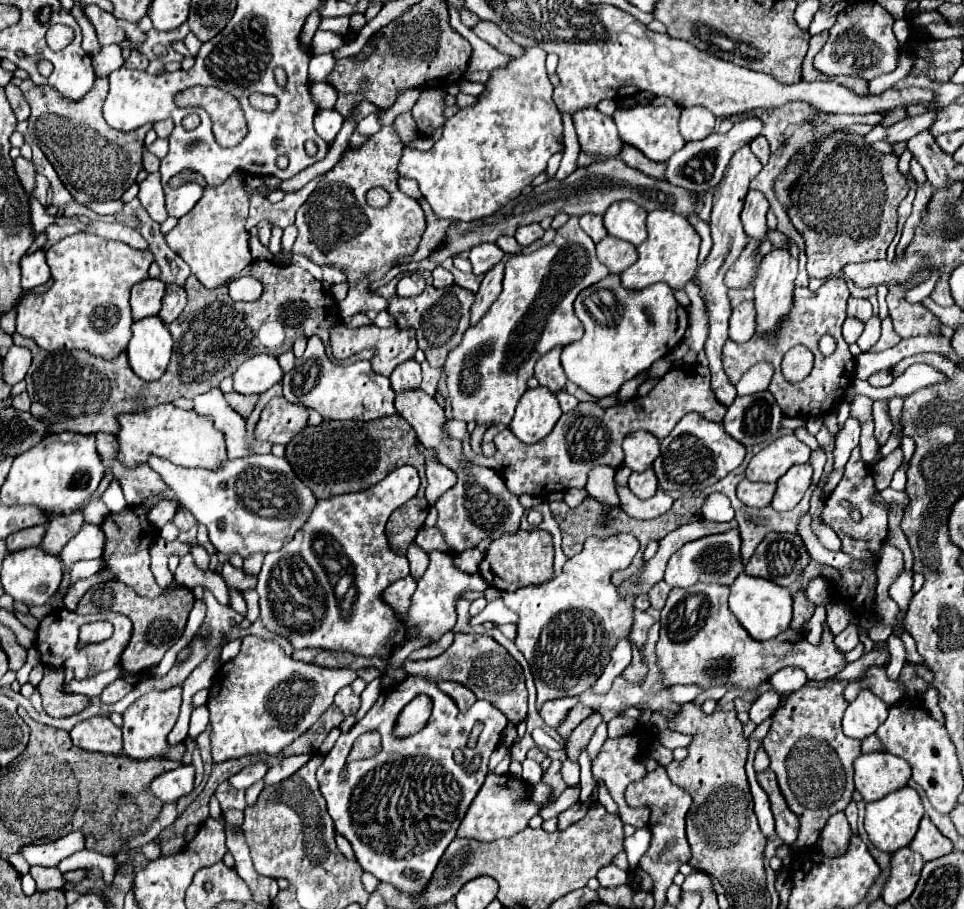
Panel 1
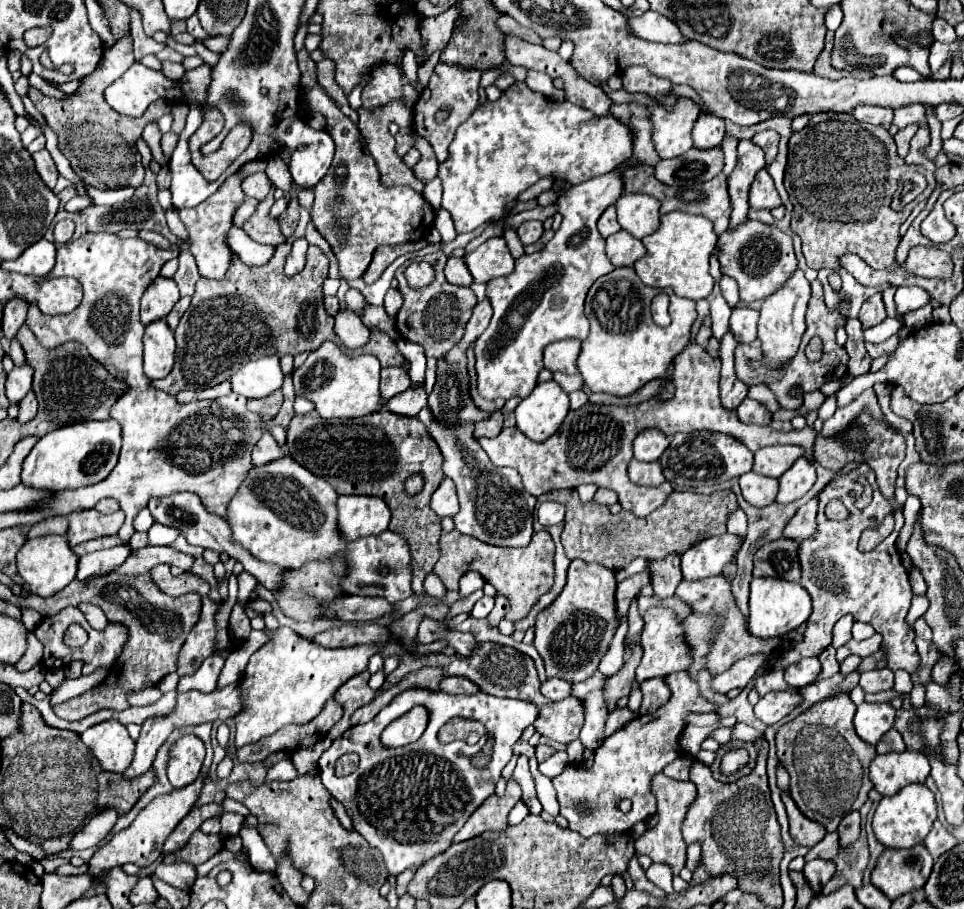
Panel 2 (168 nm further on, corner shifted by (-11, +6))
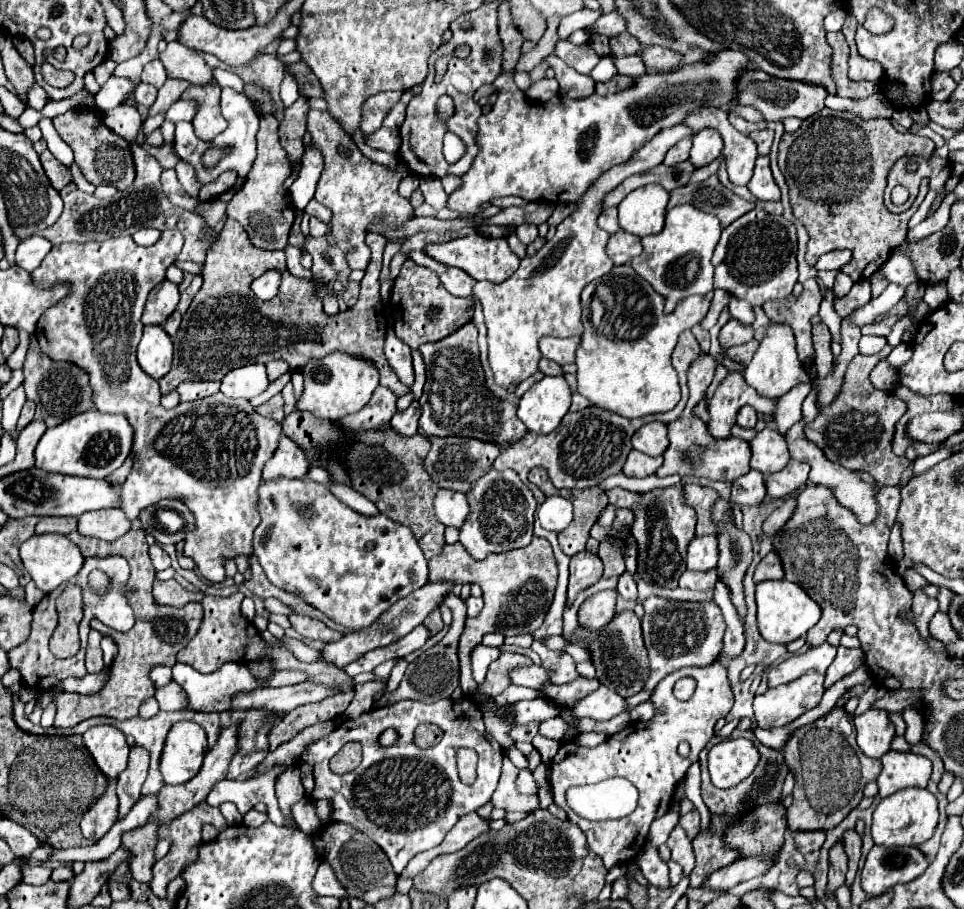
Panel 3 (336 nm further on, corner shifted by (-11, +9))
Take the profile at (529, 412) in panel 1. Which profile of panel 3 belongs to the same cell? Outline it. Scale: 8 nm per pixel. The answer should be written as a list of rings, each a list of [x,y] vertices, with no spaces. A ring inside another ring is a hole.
[[[544,376],[520,398],[518,418],[530,432],[550,434],[570,410],[570,396],[564,376]]]

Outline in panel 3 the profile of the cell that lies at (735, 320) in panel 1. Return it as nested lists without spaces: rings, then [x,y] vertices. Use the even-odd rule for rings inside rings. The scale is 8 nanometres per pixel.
[[[734,318],[720,330],[718,342],[722,348],[732,348],[738,344],[746,344],[754,338],[754,330],[748,326],[742,326],[740,322],[736,322]]]

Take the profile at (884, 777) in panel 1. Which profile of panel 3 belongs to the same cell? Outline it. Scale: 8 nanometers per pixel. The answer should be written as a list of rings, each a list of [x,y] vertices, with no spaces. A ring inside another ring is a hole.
[[[886,752],[882,756],[882,772],[878,776],[880,796],[890,796],[902,788],[926,788],[932,774],[932,762],[914,752]]]

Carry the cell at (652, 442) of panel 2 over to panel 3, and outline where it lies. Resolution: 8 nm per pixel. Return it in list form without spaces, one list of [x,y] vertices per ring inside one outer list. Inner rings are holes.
[[[662,422],[644,424],[632,436],[632,446],[634,446],[634,450],[638,450],[642,454],[648,454],[648,456],[662,456],[668,448],[666,424],[662,424]]]

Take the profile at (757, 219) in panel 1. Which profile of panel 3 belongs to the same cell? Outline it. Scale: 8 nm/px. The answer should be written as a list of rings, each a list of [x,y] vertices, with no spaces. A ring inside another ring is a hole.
[[[758,156],[754,166],[754,176],[748,182],[748,190],[758,200],[780,200],[780,188],[776,186],[772,172],[770,172],[770,160],[768,156]]]

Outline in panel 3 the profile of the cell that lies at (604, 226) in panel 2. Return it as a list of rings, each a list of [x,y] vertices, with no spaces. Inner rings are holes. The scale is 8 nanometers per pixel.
[[[616,208],[604,210],[604,212],[598,216],[598,226],[600,226],[602,230],[606,230],[608,234],[618,232],[618,230],[620,230],[620,226],[618,226],[618,210],[616,210]]]

